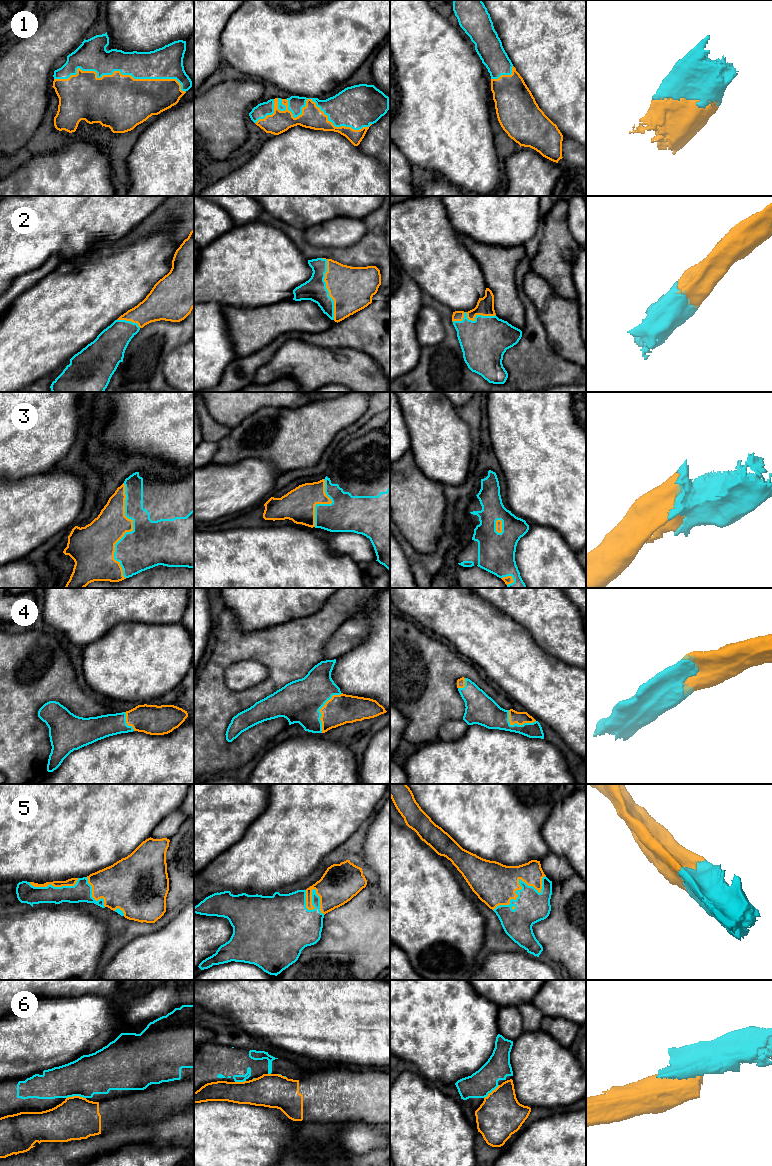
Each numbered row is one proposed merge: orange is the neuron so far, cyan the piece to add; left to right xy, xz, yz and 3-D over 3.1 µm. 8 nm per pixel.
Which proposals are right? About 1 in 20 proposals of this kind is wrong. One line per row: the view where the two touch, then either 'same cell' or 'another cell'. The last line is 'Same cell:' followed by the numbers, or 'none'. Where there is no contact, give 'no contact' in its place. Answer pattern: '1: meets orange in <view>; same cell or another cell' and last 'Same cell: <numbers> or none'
1: meets orange in xz; same cell
2: meets orange in xz; same cell
3: meets orange in xy; same cell
4: meets orange in xz; same cell
5: meets orange in yz; same cell
6: meets orange in xy; another cell
Same cell: 1, 2, 3, 4, 5

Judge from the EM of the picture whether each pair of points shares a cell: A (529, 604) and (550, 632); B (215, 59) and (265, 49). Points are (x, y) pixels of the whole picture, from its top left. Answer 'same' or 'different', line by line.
A: same
B: different

